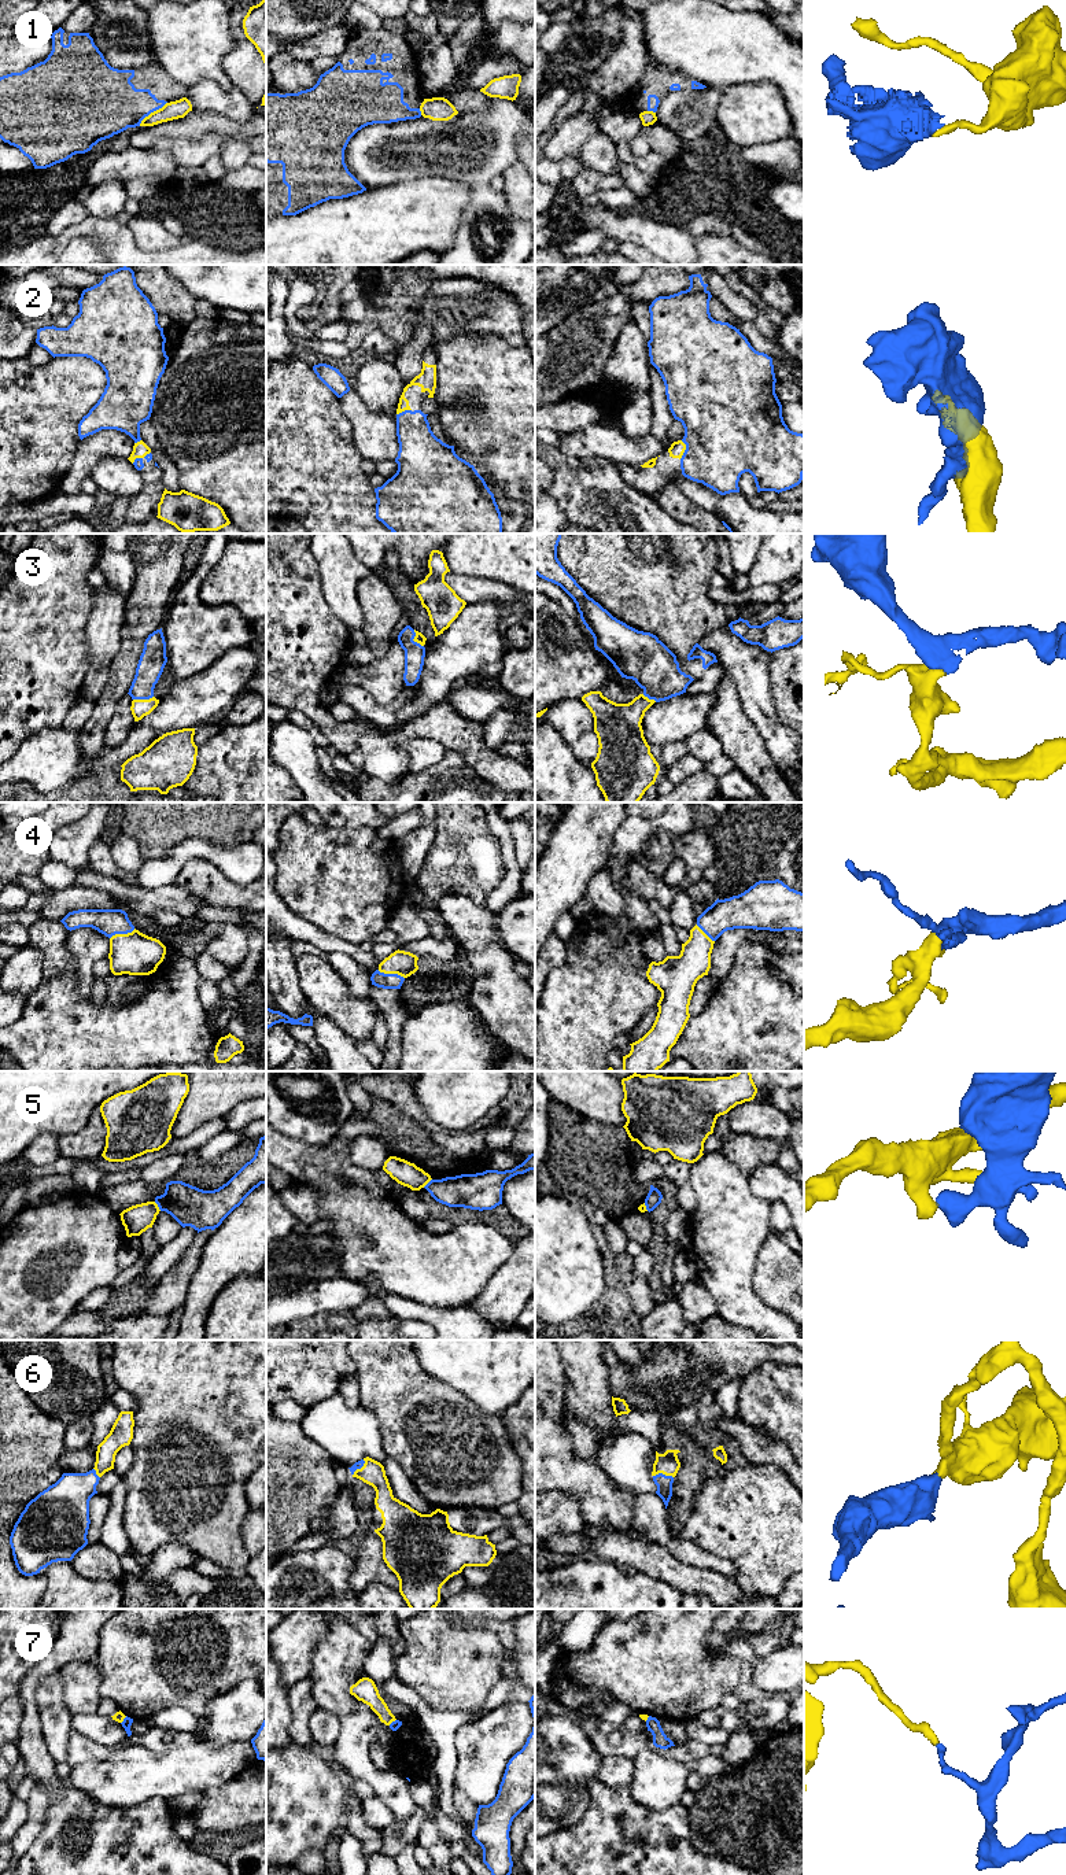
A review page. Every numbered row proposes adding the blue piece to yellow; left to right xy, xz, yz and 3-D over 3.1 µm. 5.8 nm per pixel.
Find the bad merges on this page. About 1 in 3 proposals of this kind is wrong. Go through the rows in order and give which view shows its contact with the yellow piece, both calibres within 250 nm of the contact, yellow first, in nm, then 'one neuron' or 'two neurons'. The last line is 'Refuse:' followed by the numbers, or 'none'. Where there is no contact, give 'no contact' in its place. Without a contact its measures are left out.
1: meets yellow in xy; 110 nm thick on the yellow side, 340 nm on the other; two neurons
2: meets yellow in yz; 90 nm thick on the yellow side, 480 nm on the other; one neuron
3: meets yellow in xz; 60 nm thick on the yellow side, 120 nm on the other; one neuron
4: meets yellow in xz; 140 nm thick on the yellow side, 100 nm on the other; one neuron
5: meets yellow in xy; 160 nm thick on the yellow side, 240 nm on the other; two neurons
6: meets yellow in yz; 130 nm thick on the yellow side, 100 nm on the other; one neuron
7: meets yellow in xy; 60 nm thick on the yellow side, 60 nm on the other; two neurons
Refuse: 1, 5, 7

